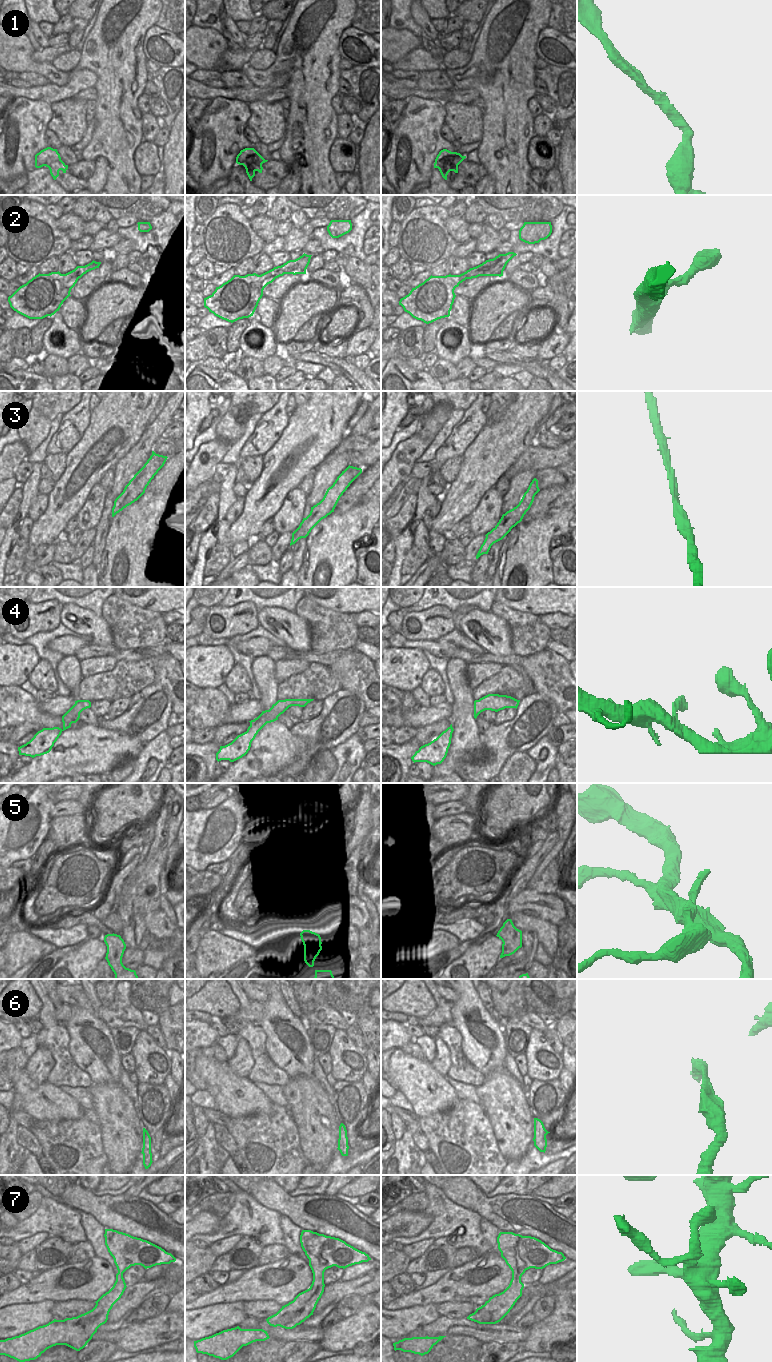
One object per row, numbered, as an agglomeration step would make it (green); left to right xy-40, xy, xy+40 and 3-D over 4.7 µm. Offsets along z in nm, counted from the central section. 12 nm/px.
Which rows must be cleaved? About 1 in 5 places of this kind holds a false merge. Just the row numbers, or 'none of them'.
5

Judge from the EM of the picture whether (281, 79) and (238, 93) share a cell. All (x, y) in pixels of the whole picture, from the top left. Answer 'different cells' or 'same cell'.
same cell

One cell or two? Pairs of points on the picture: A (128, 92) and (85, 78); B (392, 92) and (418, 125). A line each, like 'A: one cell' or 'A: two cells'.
A: two cells
B: two cells

